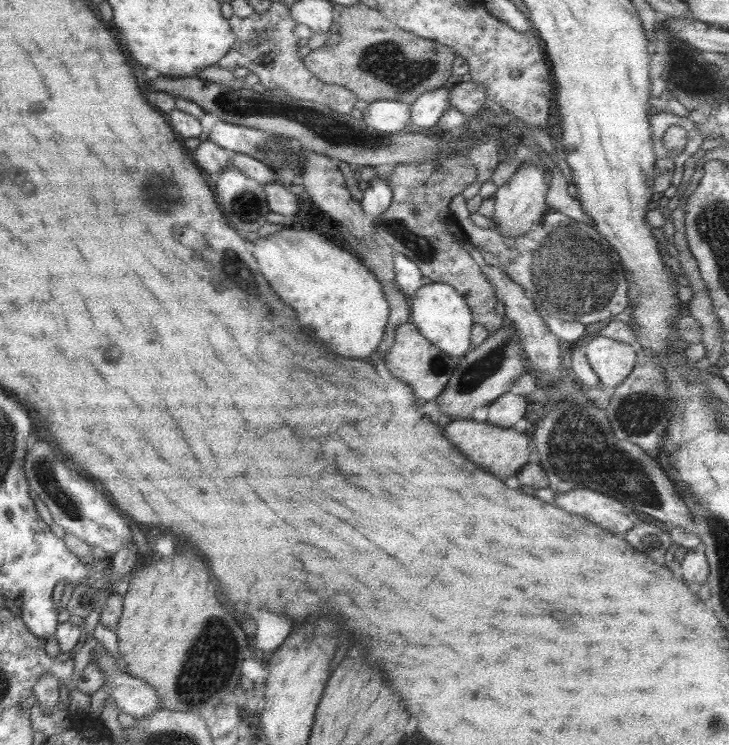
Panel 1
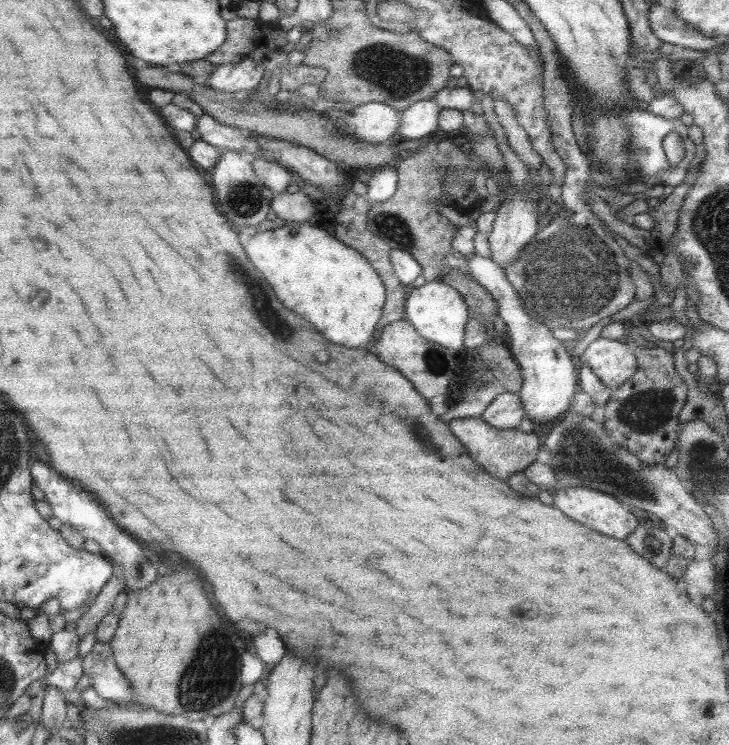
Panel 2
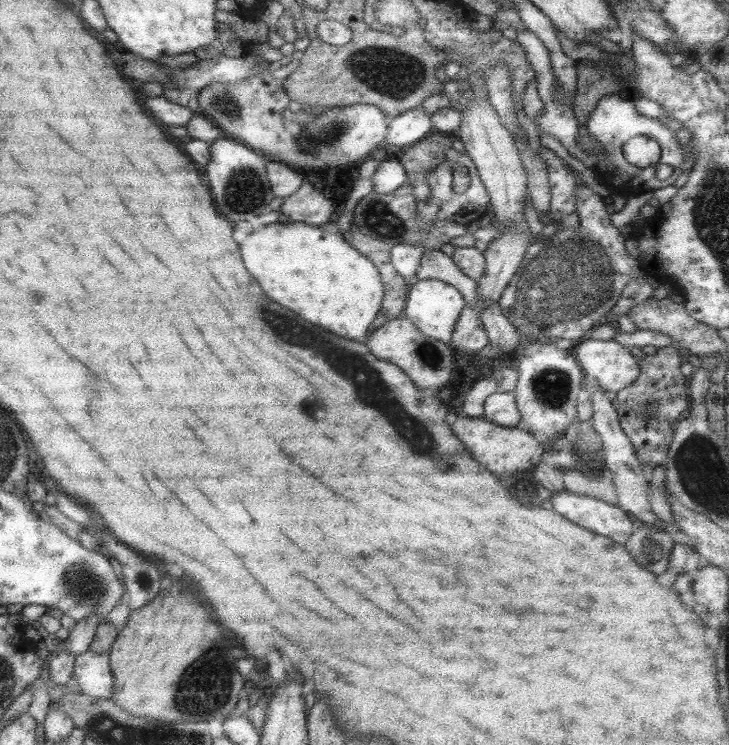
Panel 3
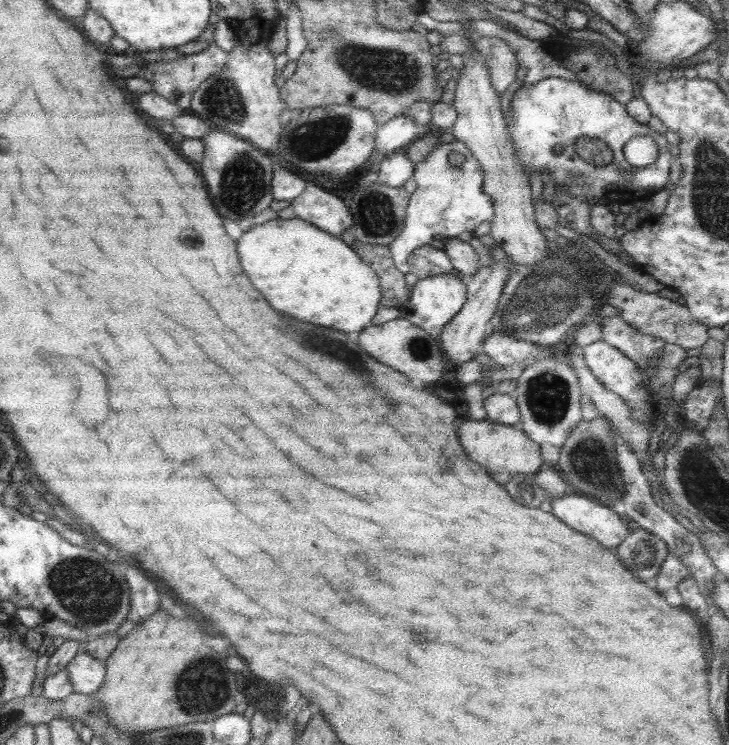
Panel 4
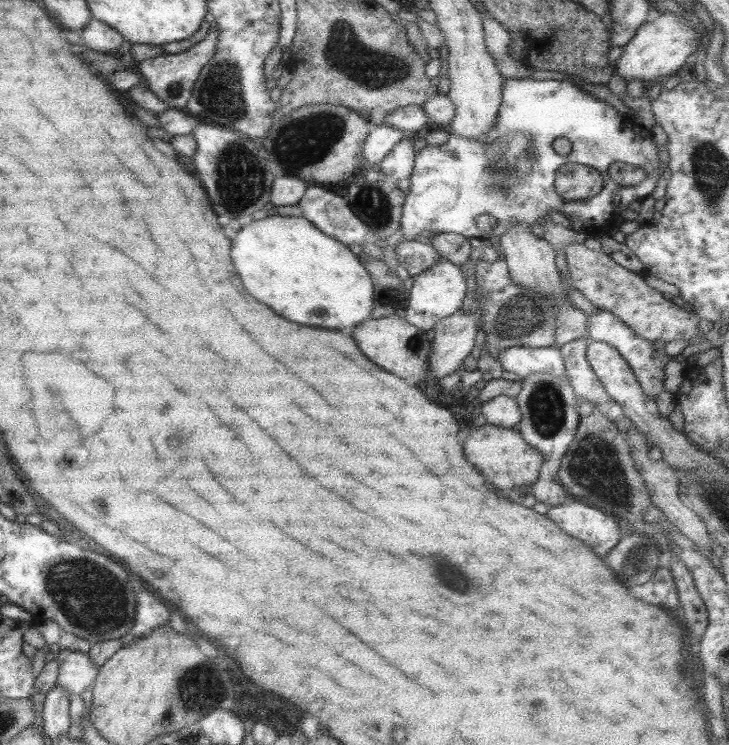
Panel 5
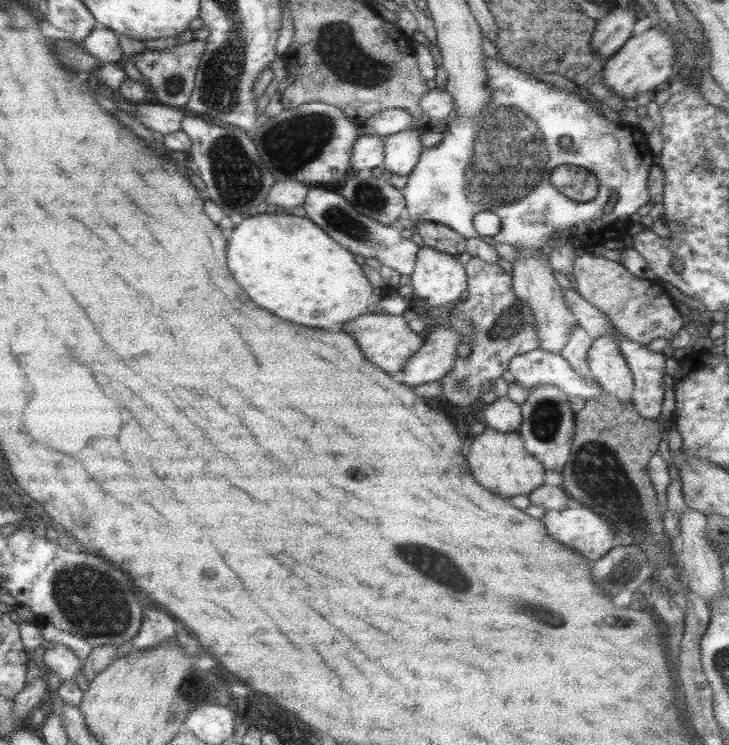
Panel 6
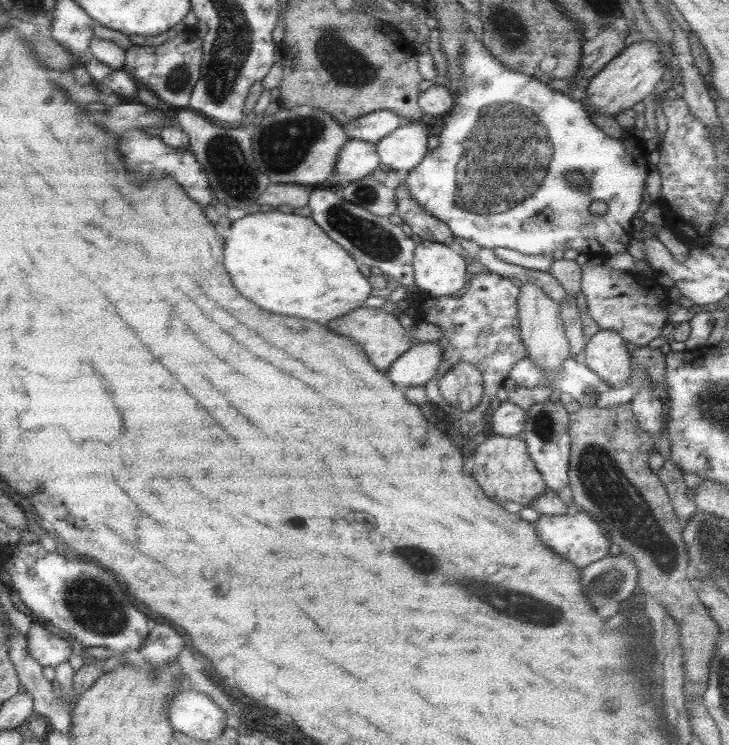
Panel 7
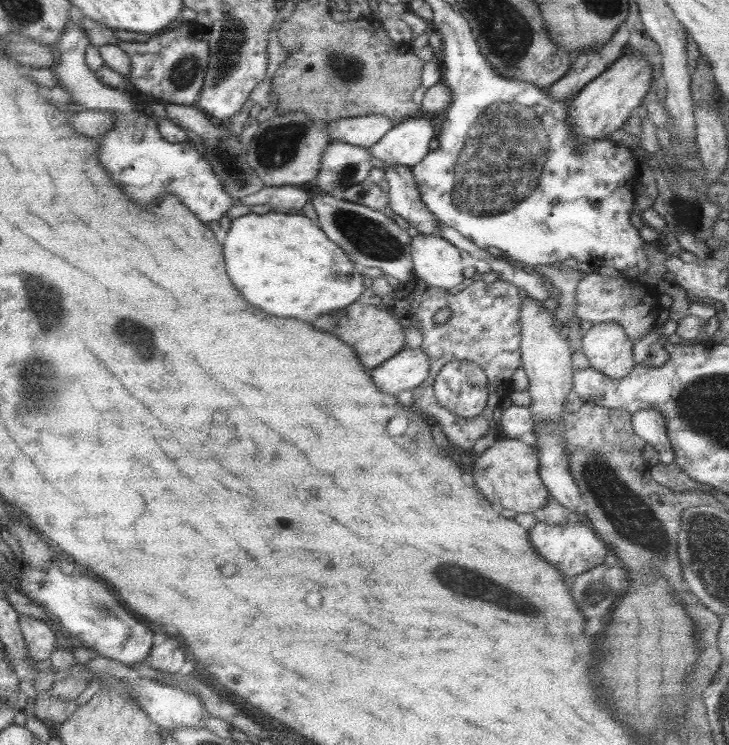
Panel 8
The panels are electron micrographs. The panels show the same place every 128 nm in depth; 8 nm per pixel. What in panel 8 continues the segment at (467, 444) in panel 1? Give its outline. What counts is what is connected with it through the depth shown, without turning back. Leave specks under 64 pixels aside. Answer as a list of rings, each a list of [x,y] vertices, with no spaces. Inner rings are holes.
[[[499,439],[475,457],[472,480],[474,487],[487,502],[500,509],[513,510],[516,514],[533,514],[543,507],[548,492],[538,475],[536,449],[519,439]]]

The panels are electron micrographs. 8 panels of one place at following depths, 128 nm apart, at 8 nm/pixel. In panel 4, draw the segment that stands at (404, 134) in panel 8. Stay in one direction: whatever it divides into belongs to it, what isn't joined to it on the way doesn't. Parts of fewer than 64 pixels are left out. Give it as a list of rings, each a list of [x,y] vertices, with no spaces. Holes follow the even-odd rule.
[[[403,149],[385,156],[377,166],[377,183],[390,188],[401,187],[408,179],[412,179],[415,165],[403,154]]]

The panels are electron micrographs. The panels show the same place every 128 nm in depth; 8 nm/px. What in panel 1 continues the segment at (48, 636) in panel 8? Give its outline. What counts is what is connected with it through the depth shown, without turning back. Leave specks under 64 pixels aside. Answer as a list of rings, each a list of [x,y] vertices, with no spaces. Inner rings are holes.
[[[99,646],[94,647],[95,665],[104,676],[103,685],[90,696],[90,718],[98,718],[104,705],[106,695],[111,697],[119,713],[141,718],[151,715],[160,709],[160,699],[150,684],[143,680],[121,673],[115,660],[107,650]]]

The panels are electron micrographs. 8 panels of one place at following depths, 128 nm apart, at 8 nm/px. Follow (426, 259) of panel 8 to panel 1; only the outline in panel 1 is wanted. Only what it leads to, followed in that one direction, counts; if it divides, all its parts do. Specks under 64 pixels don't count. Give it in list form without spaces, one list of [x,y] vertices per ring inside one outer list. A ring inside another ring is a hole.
[[[429,283],[421,285],[421,288],[411,296],[409,302],[410,316],[408,321],[413,323],[419,334],[423,335],[433,346],[439,348],[441,352],[445,352],[447,356],[454,359],[462,357],[469,350],[469,336],[472,328],[472,316],[463,295],[460,295],[454,288],[443,283]]]

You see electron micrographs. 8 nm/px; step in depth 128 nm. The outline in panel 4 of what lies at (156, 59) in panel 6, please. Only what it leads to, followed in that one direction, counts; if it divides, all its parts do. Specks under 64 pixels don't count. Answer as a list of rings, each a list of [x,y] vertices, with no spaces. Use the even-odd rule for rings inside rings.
[[[209,44],[205,50],[201,50],[197,54],[182,55],[181,58],[171,60],[171,62],[145,63],[139,76],[151,83],[151,91],[157,96],[161,96],[167,102],[176,104],[180,109],[187,111],[195,88],[209,76],[215,76],[223,68],[225,58],[227,58],[225,51],[219,49],[215,44]]]

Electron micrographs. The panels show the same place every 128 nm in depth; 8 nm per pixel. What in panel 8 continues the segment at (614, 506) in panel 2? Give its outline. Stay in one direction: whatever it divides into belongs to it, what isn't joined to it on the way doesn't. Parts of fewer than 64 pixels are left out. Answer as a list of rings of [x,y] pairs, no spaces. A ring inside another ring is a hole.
[[[536,522],[531,529],[527,530],[529,543],[537,551],[539,558],[547,561],[553,567],[561,571],[563,581],[568,585],[578,574],[591,570],[601,564],[605,556],[610,552],[607,546],[586,522],[563,525],[549,525],[544,522]]]

